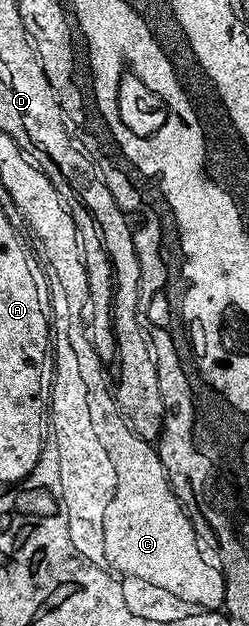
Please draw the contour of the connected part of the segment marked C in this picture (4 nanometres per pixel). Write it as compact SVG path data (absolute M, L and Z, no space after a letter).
M59 324L53 328L53 352L59 358L73 358L74 371L89 386L91 421L105 438L116 470L117 500L106 515L107 553L119 568L147 577L155 584L195 600L204 610L219 610L225 604L225 582L214 563L207 564L195 537L192 517L174 498L169 488L156 445L142 440L119 414L112 389L103 373L103 360L87 337L83 324Z

